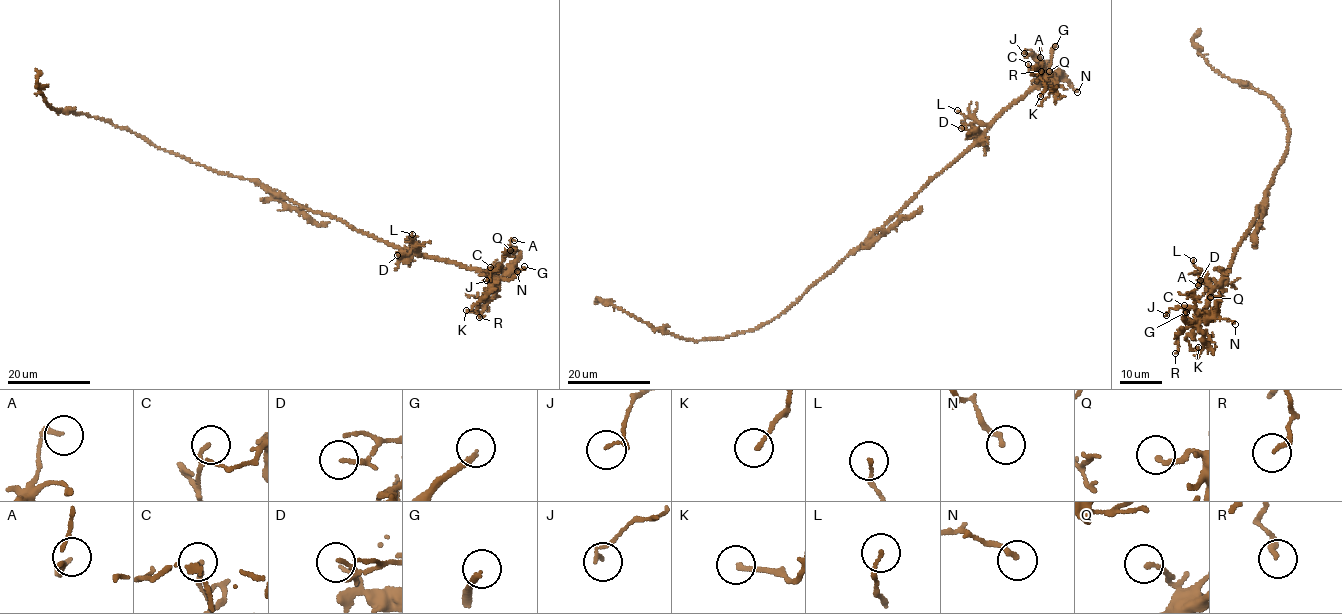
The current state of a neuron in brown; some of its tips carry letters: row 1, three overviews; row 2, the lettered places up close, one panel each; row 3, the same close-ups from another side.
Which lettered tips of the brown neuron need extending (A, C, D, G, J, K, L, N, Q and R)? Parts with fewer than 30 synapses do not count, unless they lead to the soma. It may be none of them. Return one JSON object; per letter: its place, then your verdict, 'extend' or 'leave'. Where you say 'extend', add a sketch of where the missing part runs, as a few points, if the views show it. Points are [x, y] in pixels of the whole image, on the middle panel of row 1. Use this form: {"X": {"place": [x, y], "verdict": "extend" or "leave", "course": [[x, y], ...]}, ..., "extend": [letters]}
{"A": {"place": [1040, 57], "verdict": "leave"}, "C": {"place": [1028, 64], "verdict": "leave"}, "D": {"place": [961, 128], "verdict": "leave"}, "G": {"place": [1055, 46], "verdict": "extend"}, "J": {"place": [1024, 53], "verdict": "leave"}, "K": {"place": [1040, 96], "verdict": "leave"}, "L": {"place": [957, 110], "verdict": "leave"}, "N": {"place": [1077, 92], "verdict": "leave"}, "Q": {"place": [1049, 71], "verdict": "leave"}, "R": {"place": [1041, 71], "verdict": "leave"}, "extend": ["G"]}

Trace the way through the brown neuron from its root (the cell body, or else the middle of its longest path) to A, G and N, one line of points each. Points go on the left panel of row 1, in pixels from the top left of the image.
A: (255, 181), (292, 202), (333, 216), (390, 244), (486, 272), (501, 265), (510, 241), (514, 240)
G: (255, 181), (292, 202), (333, 216), (355, 229), (415, 253), (478, 268), (487, 275), (508, 280), (524, 266)
N: (255, 181), (292, 202), (333, 216), (415, 253), (483, 273), (498, 273), (513, 267), (517, 271)

